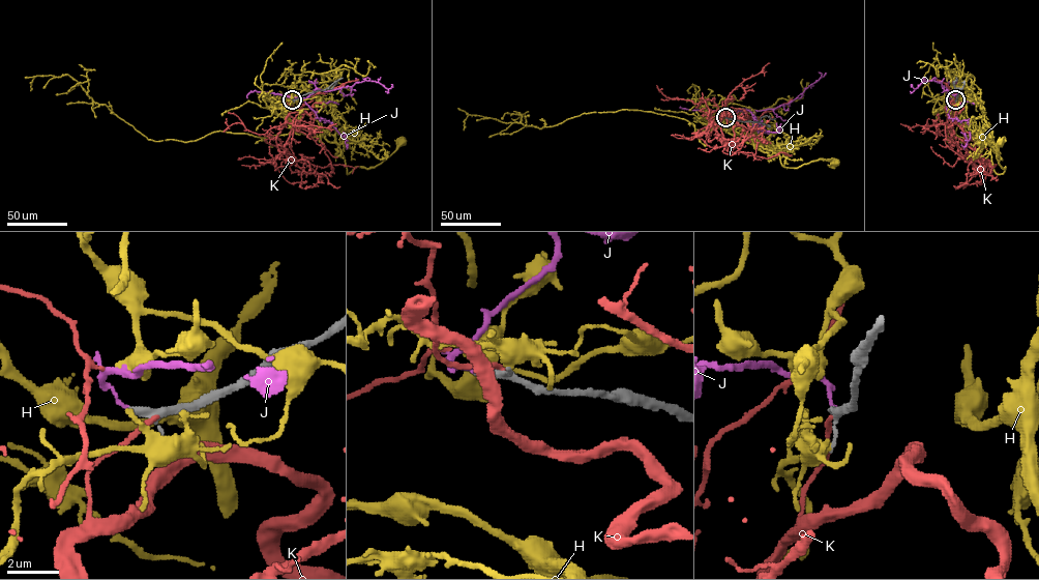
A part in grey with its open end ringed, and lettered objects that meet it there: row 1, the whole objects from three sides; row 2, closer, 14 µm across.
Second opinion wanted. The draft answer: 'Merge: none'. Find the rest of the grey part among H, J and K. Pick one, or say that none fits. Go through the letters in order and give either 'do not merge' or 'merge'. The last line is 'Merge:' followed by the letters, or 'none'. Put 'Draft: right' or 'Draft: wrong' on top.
Draft: right
H: do not merge
J: do not merge
K: do not merge
Merge: none

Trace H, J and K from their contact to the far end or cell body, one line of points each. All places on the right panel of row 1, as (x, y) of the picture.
H: (955, 102), (954, 108), (962, 117), (989, 135), (993, 170), (1001, 174), (1005, 167), (997, 157), (1001, 141)
J: (955, 99), (948, 99), (948, 89), (932, 80), (924, 81), (910, 91)
K: (955, 100), (947, 117), (949, 132), (989, 165), (996, 165), (989, 166), (990, 173)

